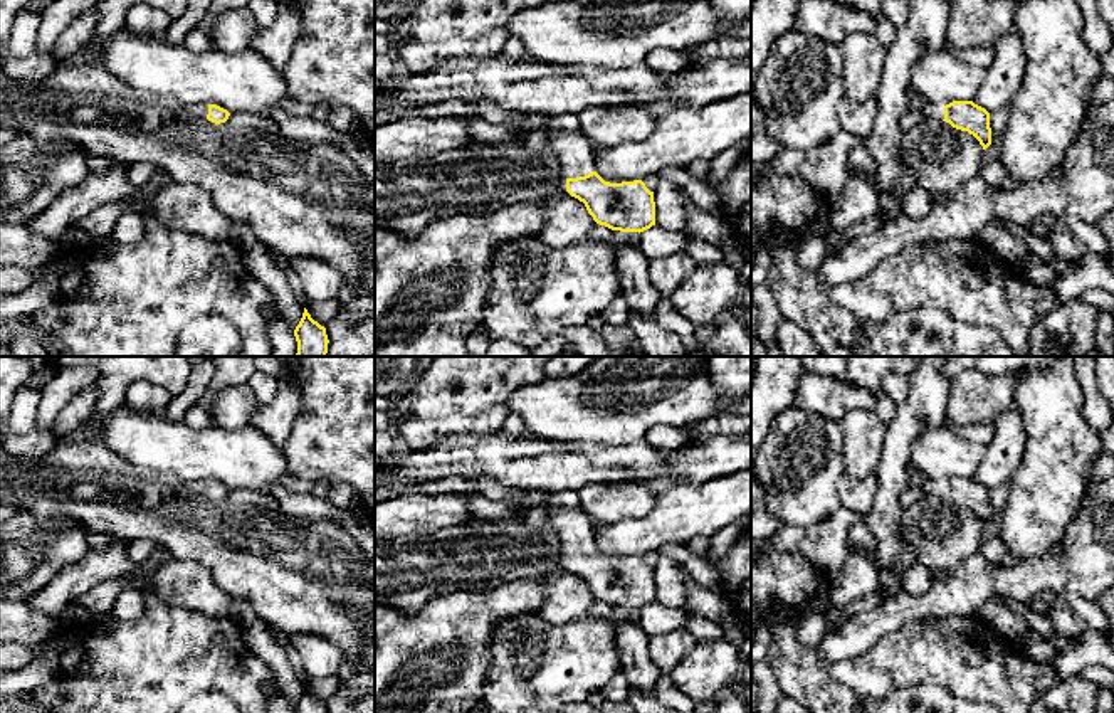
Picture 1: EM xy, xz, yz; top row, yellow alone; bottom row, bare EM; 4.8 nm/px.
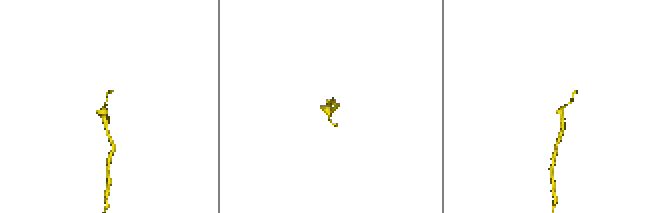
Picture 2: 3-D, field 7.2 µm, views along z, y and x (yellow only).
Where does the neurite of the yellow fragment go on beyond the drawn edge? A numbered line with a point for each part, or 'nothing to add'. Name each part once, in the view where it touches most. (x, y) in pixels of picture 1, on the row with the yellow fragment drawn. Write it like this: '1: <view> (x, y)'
1: xz (573, 148)

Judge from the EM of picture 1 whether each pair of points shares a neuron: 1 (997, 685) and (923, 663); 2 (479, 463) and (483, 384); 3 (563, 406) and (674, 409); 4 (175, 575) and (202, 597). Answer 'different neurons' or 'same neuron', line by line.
1: same neuron
2: different neurons
3: same neuron
4: same neuron

